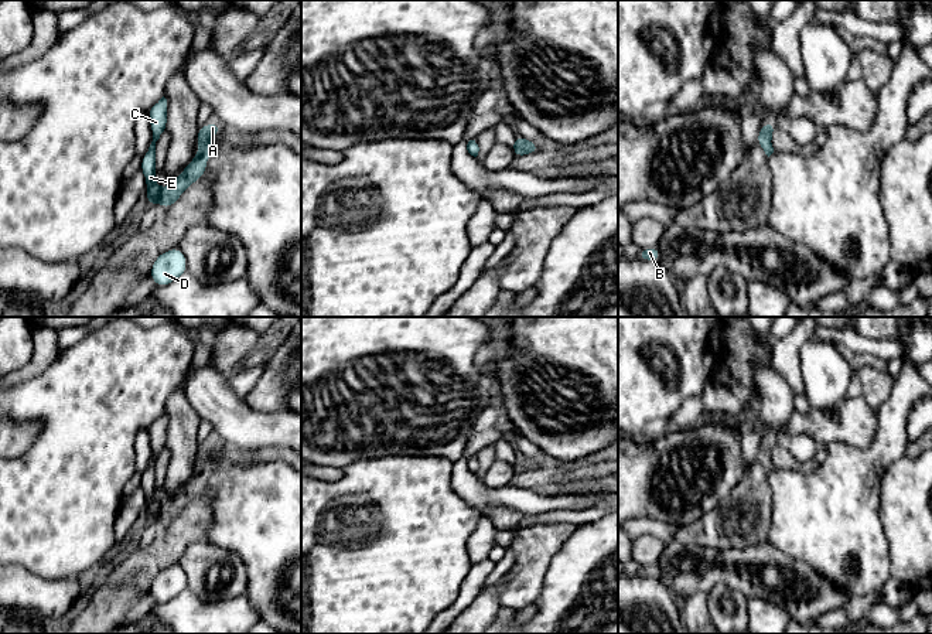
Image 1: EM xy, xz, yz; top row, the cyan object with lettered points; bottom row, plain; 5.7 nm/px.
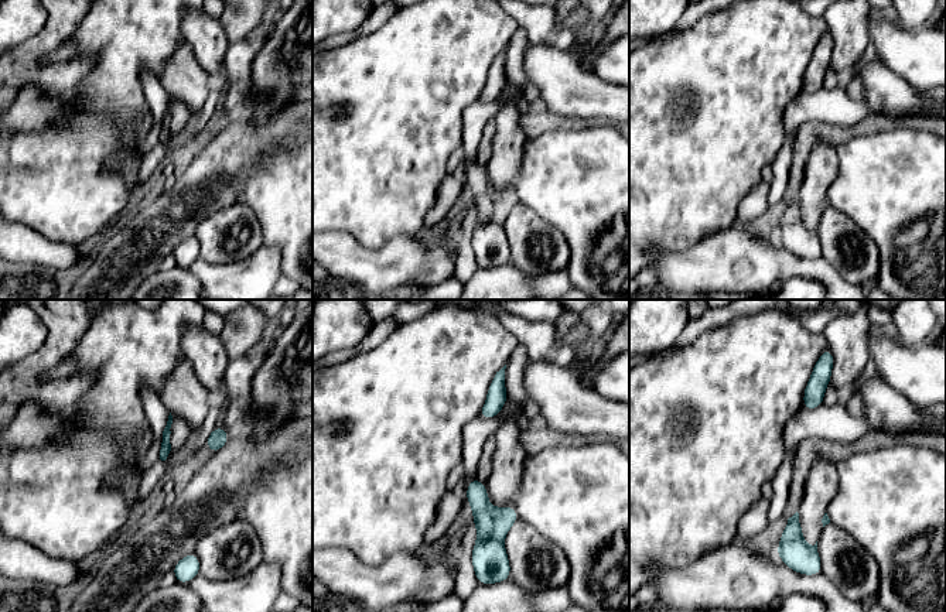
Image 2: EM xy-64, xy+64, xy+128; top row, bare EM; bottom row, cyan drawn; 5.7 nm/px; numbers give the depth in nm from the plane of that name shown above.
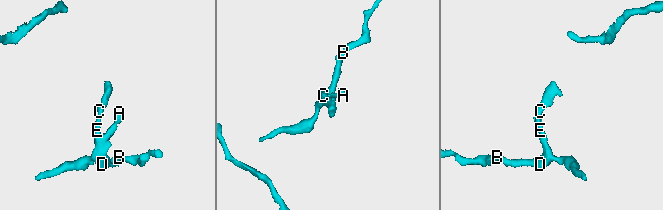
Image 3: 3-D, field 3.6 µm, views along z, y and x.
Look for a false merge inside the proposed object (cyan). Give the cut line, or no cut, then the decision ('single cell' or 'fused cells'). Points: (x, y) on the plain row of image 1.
no cut | single cell

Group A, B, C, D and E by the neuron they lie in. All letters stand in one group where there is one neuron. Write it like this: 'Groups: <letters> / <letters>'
Groups: A B C D E

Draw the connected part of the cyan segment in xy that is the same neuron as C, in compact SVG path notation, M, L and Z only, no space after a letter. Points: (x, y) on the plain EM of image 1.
M163 413L148 427L150 444L153 449L153 459L141 474L140 487L146 495L146 514L148 524L161 518L163 526L168 526L181 511L206 488L205 477L219 466L212 460L212 453L218 451L223 444L219 440L209 440L198 444L197 461L199 470L194 473L192 478L182 487L182 490L173 498L170 504L158 505L156 501L156 459L165 449L167 443L167 416Z

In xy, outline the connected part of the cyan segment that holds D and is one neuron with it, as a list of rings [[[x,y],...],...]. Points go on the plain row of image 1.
[[[173,565],[157,573],[148,593],[157,604],[163,604],[187,589],[187,576],[180,565]]]

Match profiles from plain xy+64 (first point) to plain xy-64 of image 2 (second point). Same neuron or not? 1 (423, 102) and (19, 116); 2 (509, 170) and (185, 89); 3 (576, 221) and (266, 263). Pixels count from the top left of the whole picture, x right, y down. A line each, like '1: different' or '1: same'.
1: different
2: same
3: different

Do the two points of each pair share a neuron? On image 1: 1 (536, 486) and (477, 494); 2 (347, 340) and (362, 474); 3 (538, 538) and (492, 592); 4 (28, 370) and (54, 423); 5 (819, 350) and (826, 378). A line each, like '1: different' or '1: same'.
1: different
2: different
3: different
4: different
5: same

